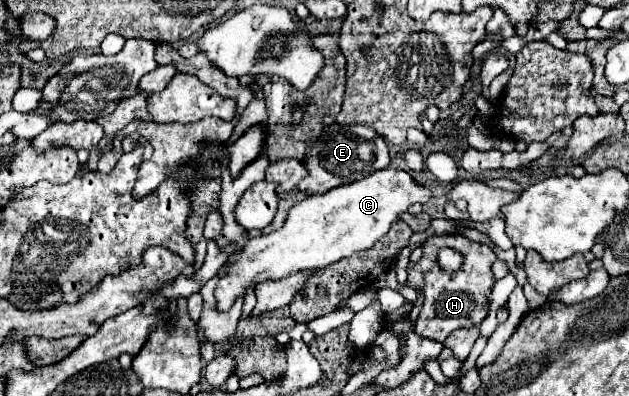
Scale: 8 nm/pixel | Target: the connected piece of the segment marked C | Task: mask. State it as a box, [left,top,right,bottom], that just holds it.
[215,167,431,311]

